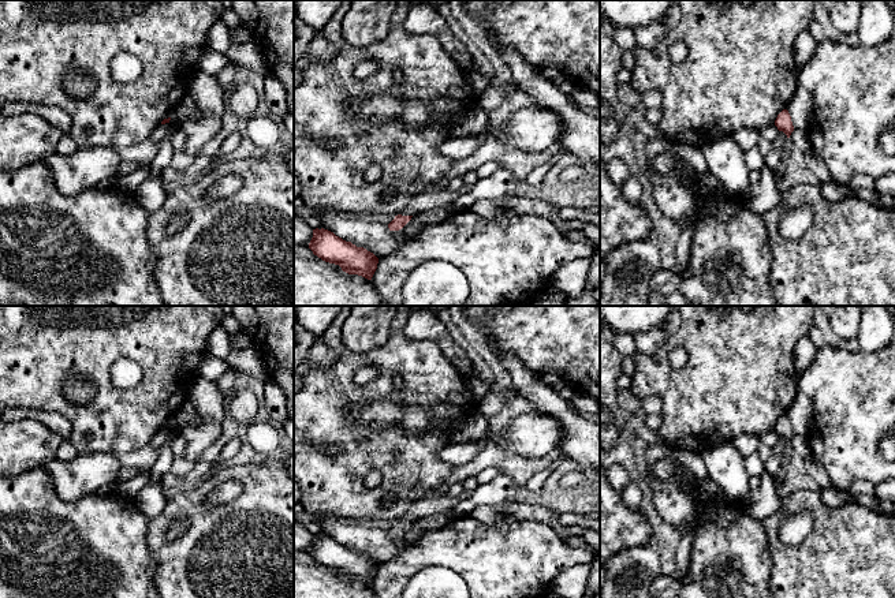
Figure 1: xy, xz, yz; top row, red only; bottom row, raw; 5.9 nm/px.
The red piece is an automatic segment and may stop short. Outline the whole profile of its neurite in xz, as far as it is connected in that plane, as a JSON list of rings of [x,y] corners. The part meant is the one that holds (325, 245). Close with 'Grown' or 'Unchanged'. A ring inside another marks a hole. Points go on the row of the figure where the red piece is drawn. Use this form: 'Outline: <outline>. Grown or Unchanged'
Outline: [[[313,229],[309,248],[325,262],[339,265],[348,274],[372,280],[378,258],[363,247],[346,242],[328,229]]]. Unchanged

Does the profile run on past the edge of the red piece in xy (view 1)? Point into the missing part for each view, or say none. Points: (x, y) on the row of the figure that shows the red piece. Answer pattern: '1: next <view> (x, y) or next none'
1: next none

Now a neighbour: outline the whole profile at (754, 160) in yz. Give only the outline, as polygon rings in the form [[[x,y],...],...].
[[[754,147],[750,152],[745,153],[745,161],[750,171],[761,171],[765,167],[765,156],[758,150],[758,147]]]

